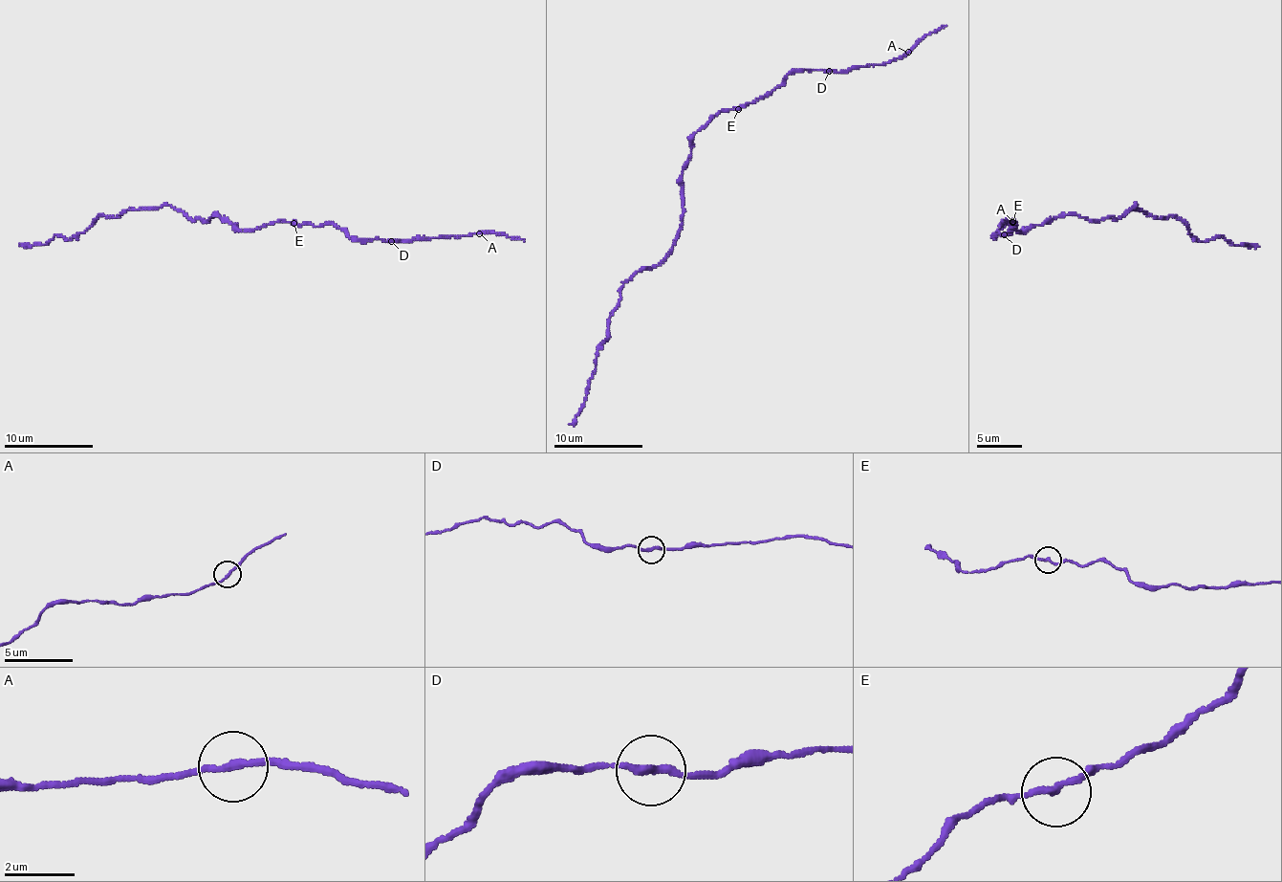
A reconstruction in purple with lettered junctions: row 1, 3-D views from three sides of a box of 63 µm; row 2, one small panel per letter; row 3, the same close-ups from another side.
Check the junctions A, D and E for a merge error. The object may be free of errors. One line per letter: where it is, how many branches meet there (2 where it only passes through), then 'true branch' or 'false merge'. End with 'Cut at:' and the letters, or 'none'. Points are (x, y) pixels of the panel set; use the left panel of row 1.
A: place (479, 233); branches 2; true branch
D: place (391, 241); branches 2; true branch
E: place (293, 223); branches 2; true branch
Cut at: none

